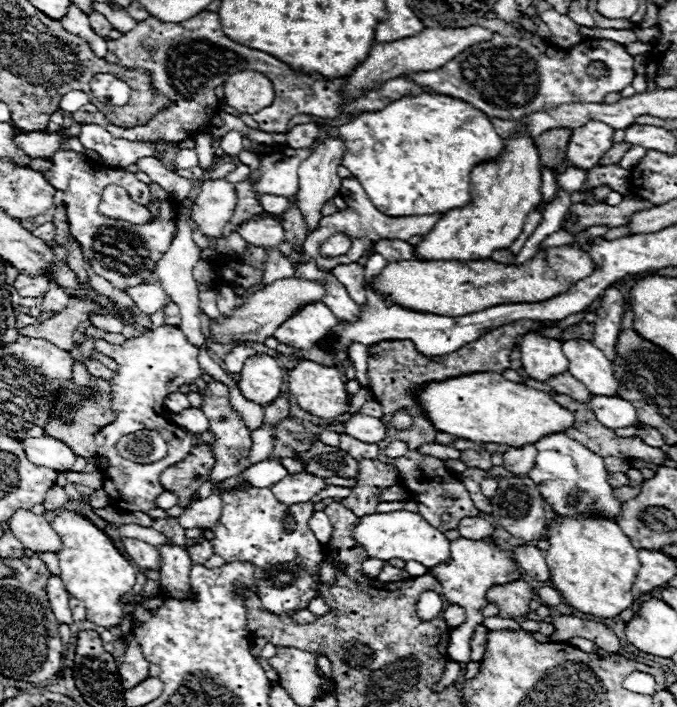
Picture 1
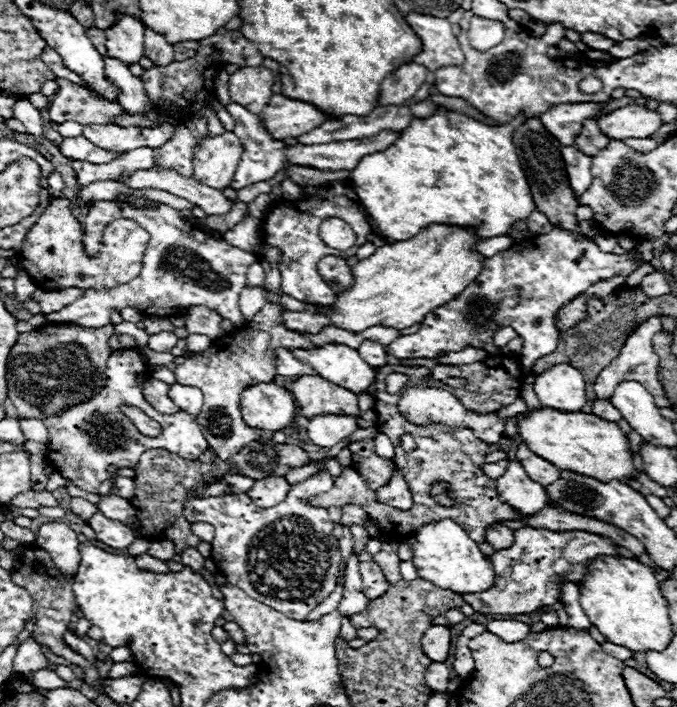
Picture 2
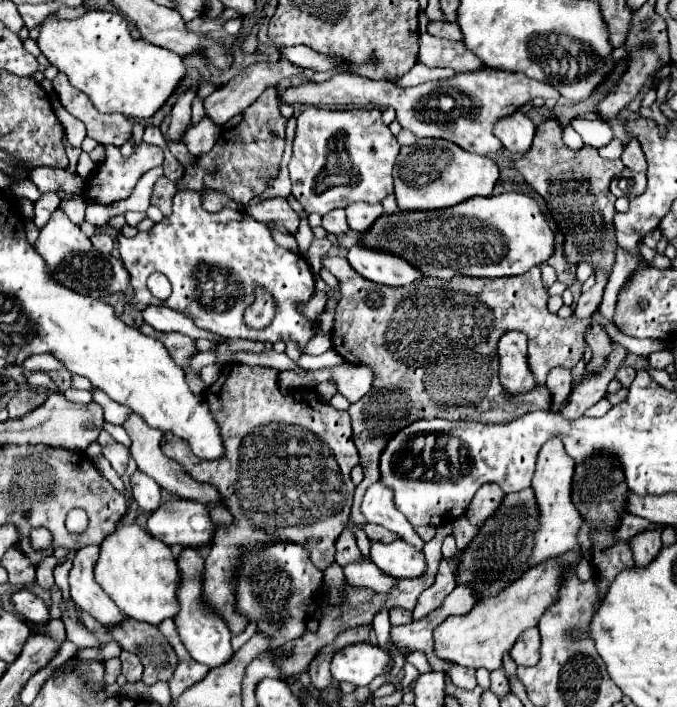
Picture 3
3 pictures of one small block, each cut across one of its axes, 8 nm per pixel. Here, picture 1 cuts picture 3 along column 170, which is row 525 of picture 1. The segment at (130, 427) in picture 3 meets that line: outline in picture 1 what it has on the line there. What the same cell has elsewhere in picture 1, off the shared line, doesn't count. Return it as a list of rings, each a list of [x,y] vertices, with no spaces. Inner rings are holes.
[[[476,516],[476,518],[464,518],[460,524],[458,524],[458,532],[462,538],[470,538],[470,540],[484,540],[484,538],[490,538],[494,536],[494,526]]]

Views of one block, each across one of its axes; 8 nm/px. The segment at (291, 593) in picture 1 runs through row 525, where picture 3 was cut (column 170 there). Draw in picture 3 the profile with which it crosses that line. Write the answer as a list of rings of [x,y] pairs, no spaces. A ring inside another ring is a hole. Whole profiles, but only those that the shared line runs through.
[[[178,190],[174,198],[174,210],[170,218],[154,224],[150,232],[138,232],[134,238],[126,238],[124,234],[116,236],[118,240],[118,250],[122,256],[124,266],[130,272],[130,286],[132,286],[132,302],[138,302],[142,306],[154,304],[154,306],[168,306],[184,316],[188,316],[198,328],[220,334],[224,338],[246,338],[246,340],[258,340],[258,342],[288,342],[294,340],[298,342],[300,350],[308,346],[308,342],[316,336],[318,324],[310,322],[298,312],[298,306],[306,304],[312,294],[314,294],[314,274],[308,266],[308,262],[290,250],[280,248],[274,244],[270,230],[266,224],[254,220],[246,212],[232,210],[224,206],[218,212],[206,212],[202,206],[200,190]],[[152,272],[162,272],[168,276],[172,284],[172,294],[168,300],[158,300],[148,292],[146,278]],[[254,284],[262,284],[272,296],[276,296],[276,318],[270,322],[270,326],[262,330],[252,330],[244,324],[242,320],[242,310],[252,302],[252,288]]]

